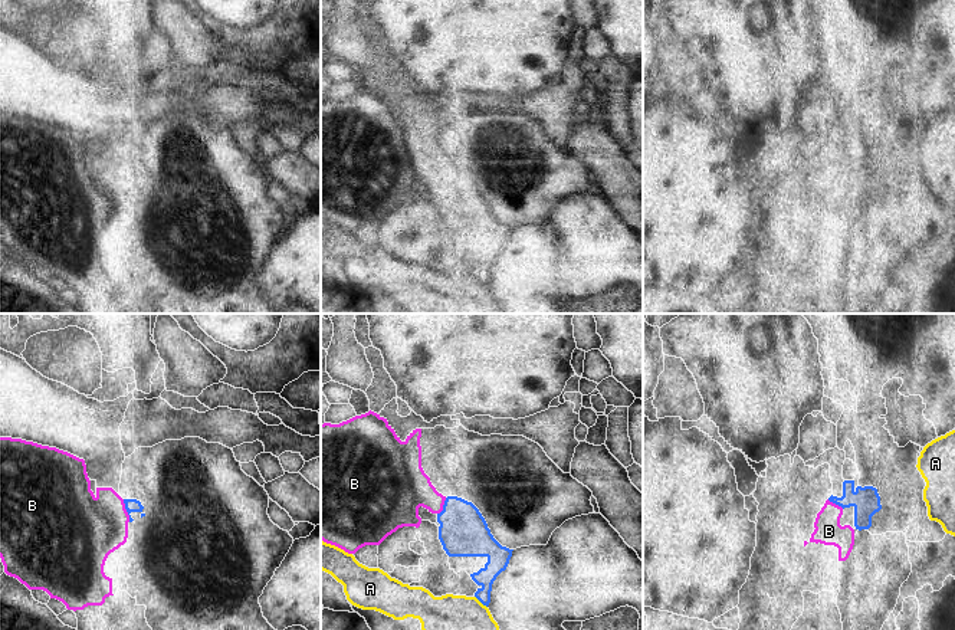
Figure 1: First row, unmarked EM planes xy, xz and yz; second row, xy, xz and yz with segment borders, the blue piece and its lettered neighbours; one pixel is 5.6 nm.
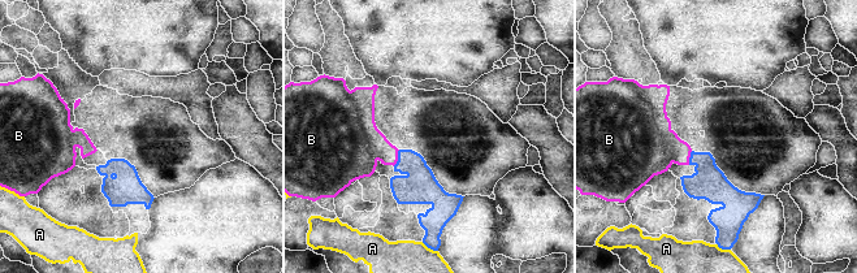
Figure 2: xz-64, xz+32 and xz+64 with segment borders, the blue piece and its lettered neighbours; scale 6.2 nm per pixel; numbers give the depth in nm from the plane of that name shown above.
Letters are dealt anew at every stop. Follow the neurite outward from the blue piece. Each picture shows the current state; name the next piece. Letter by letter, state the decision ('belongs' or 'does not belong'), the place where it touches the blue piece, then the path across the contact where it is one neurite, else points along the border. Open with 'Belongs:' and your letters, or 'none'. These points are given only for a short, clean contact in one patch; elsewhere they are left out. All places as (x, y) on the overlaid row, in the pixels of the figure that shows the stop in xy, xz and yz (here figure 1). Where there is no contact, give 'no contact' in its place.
Belongs: none
A: does not belong; contact xz (481, 601)
B: does not belong; contact xy (127, 511); border xy (122, 499), (130, 521)

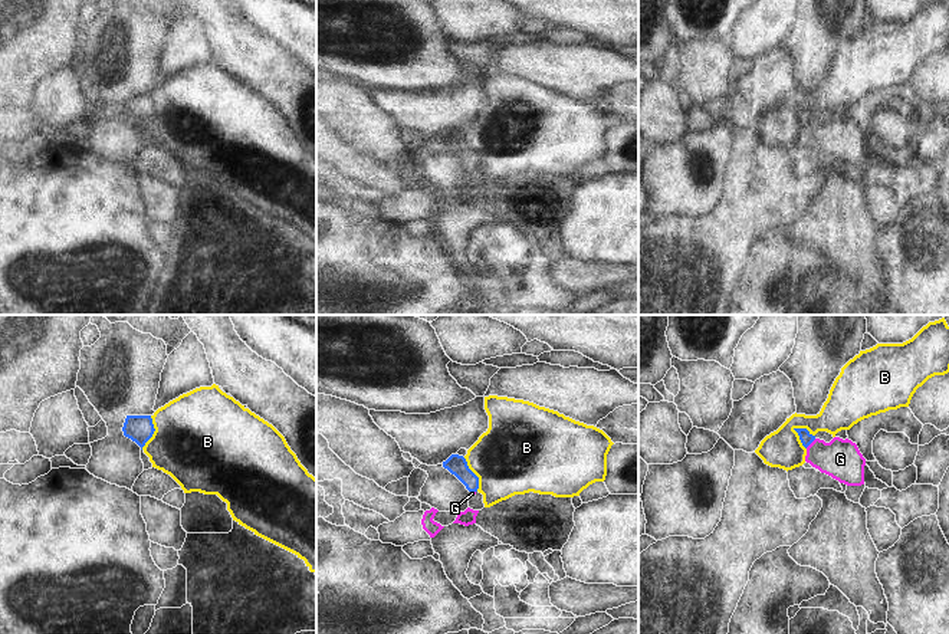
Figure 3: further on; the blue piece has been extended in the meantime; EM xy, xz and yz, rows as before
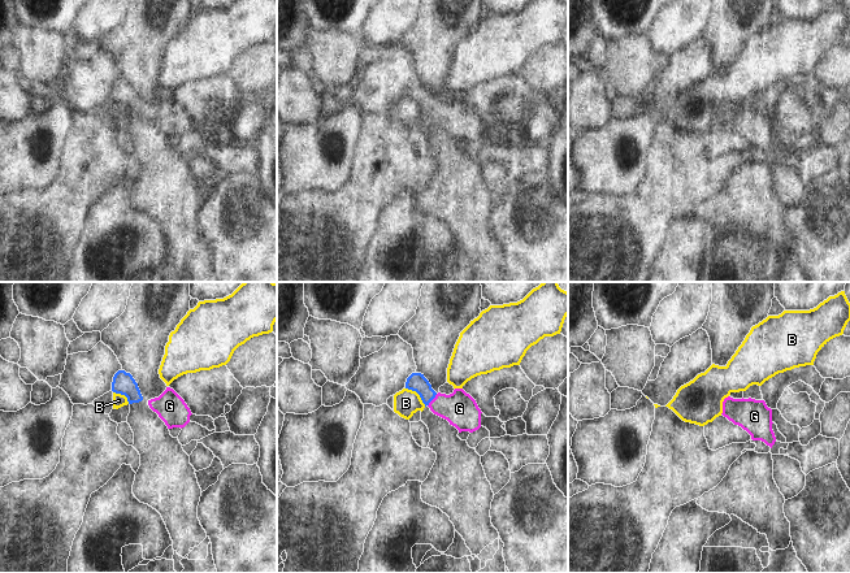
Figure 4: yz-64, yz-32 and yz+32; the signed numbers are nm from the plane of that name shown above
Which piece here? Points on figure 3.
Belongs: G
B: does not belong; contact yz (800, 439); border yz (794, 427), (805, 449)
G: belongs; contact yz (810, 443); way yz (805, 437), (810, 443), (823, 456), (840, 459)

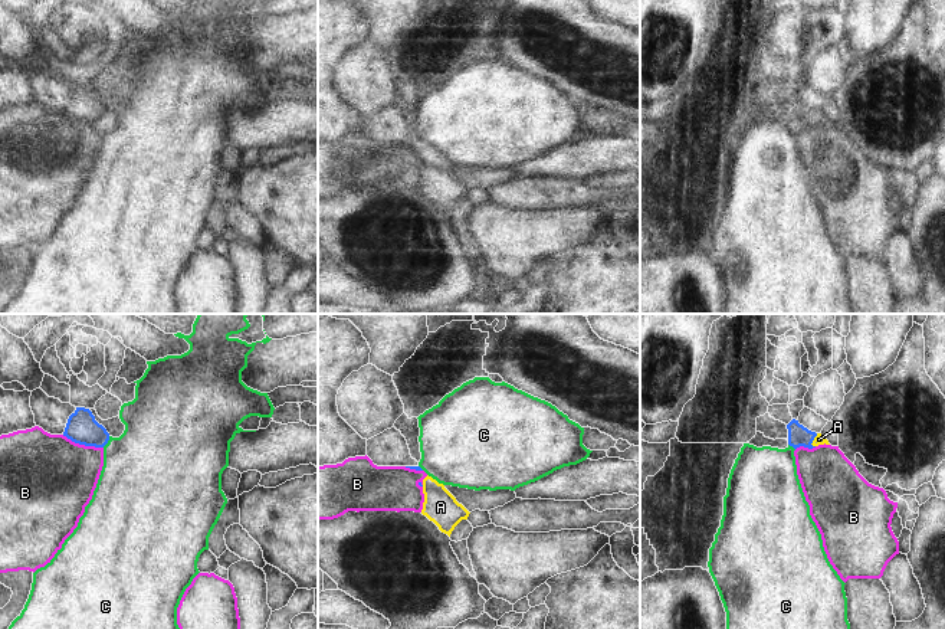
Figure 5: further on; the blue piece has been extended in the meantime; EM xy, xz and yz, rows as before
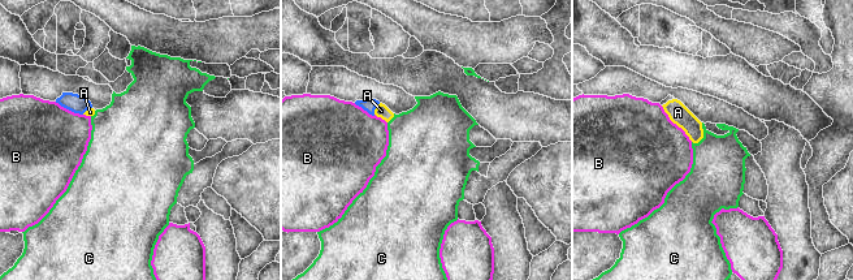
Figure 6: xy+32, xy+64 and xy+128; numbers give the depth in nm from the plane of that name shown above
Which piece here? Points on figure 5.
Belongs: A
A: belongs; contact yz (813, 439); way yz (799, 435), (813, 439), (819, 439)
B: does not belong; contact xy (82, 444); border xy (62, 435), (79, 444), (102, 448)
C: does not belong; contact xy (107, 442); border xy (110, 436), (102, 446)

